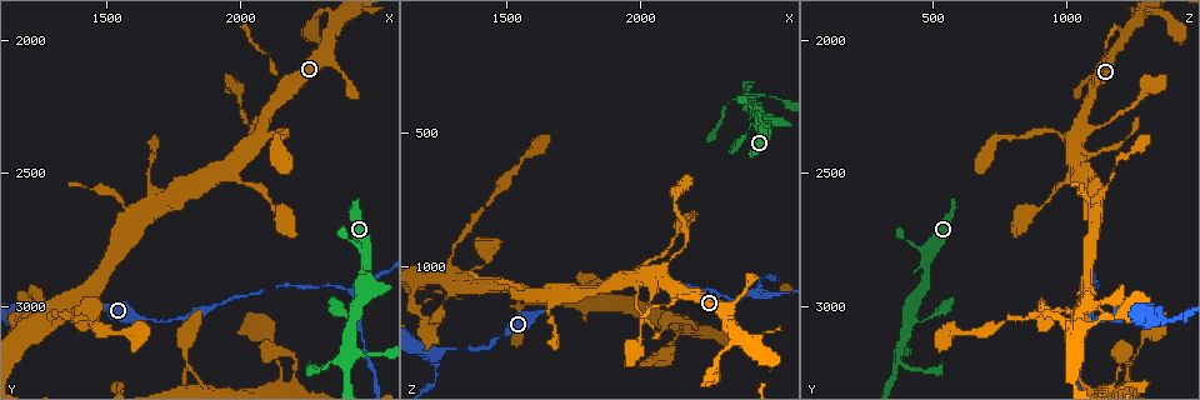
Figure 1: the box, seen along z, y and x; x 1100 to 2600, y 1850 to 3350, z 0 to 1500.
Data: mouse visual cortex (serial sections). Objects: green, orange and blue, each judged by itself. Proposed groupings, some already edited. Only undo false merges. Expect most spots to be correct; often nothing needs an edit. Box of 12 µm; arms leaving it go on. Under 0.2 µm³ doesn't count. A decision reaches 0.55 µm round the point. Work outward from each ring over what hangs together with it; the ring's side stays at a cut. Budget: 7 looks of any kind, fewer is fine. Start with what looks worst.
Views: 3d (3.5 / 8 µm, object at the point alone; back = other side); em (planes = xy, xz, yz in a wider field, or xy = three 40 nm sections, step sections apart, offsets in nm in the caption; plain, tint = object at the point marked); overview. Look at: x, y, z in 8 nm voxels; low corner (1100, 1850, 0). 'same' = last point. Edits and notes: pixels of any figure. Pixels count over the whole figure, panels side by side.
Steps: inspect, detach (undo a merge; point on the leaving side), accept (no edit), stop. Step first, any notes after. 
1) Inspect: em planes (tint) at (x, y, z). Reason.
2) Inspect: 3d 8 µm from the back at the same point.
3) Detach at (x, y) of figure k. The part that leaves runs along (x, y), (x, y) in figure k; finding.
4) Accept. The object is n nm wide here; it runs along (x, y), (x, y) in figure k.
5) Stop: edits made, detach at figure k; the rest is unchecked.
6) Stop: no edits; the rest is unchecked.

Inspect: 3d 8 µm at (2410, 3150, 390). Two arms in line, one across.

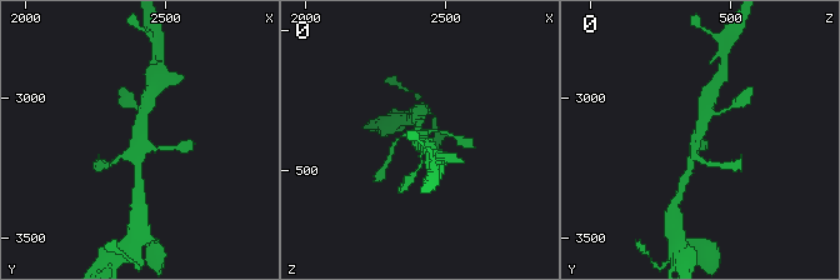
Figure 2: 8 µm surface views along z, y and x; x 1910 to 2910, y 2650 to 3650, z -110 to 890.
Inspect: em xy step 3 (tint) at (2410, 3160, 380). Now the EM.

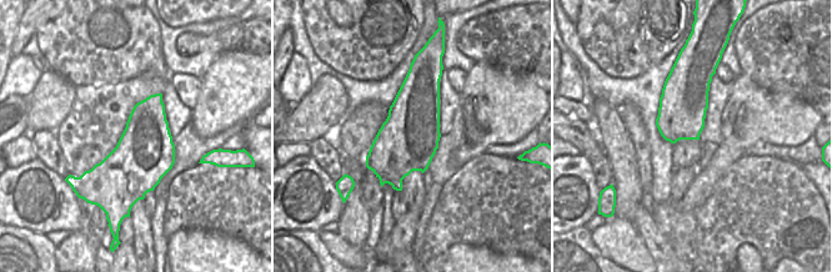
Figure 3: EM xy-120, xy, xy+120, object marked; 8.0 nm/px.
Accept. The object is 480 nm wide here; it runs along (146, 108), (140, 146), (116, 159) in figure 2; continuous, no second cell.

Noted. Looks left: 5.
Inspect: 3d 3.5 µm at (2420, 2950, 1110). Three arms meet.

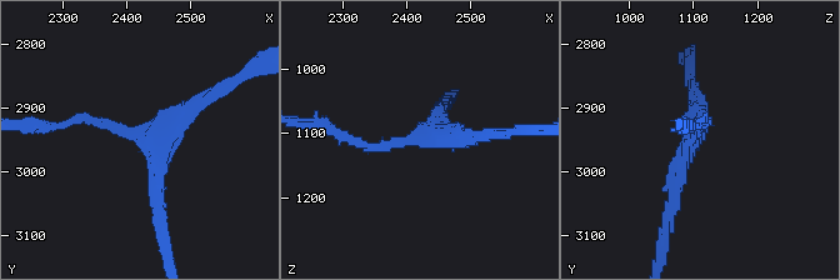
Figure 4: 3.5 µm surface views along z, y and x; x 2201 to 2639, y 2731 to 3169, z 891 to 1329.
Inspect: em planes (tint) at (2425, 2945, 1105). 3 arms meet here; the arms are 100, 200, 200 nm wide; now the EM.

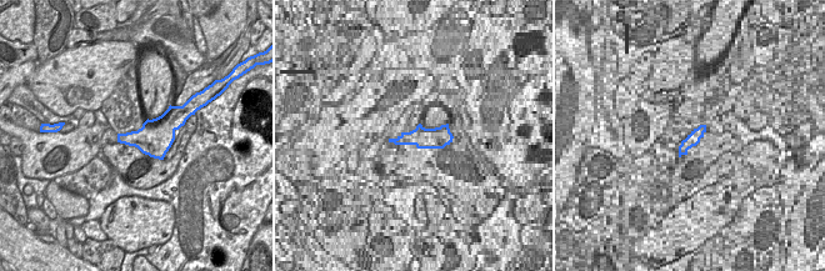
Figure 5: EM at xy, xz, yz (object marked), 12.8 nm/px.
Accept. It runs along (73, 121), (153, 144), (160, 213) in figure 4; one cell here.

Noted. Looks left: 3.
Inspect: 3d 8 µm at (2080, 2320, 1050). Sharp bend.

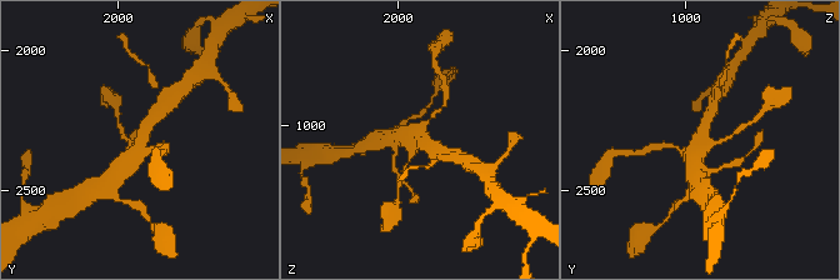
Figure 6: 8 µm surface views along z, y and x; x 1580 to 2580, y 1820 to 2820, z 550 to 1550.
Inspect: em xy step 3 (tint) at (2090, 2330, 1040).

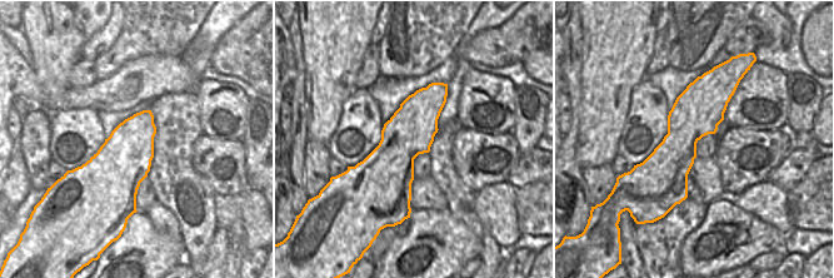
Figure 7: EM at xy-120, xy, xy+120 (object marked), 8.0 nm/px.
Accept. The arms are 150, 150, 300, 500 nm wide; it runs along (708, 78), (673, 158), (673, 200) in figure 7; continuous, no second cell.

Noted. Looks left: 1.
Stop: no edits; the rest is unchecked.

